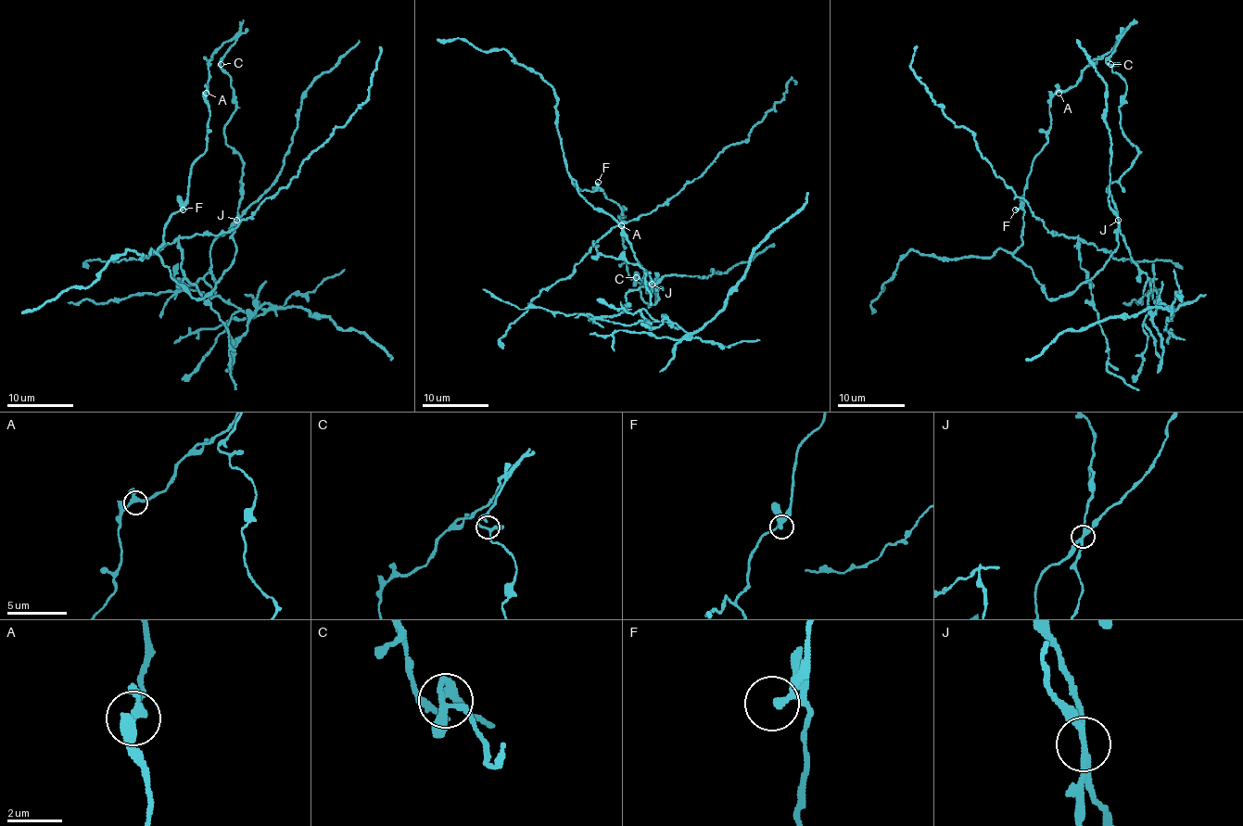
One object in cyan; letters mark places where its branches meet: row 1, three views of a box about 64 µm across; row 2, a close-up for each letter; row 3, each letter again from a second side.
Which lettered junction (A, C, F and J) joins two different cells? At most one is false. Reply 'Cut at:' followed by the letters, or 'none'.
Cut at: J

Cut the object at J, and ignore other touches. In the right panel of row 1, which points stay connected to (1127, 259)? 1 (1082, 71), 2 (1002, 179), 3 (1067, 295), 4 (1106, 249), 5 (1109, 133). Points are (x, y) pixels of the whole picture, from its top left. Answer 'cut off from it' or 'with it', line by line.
1: cut off from it
2: with it
3: cut off from it
4: with it
5: with it

